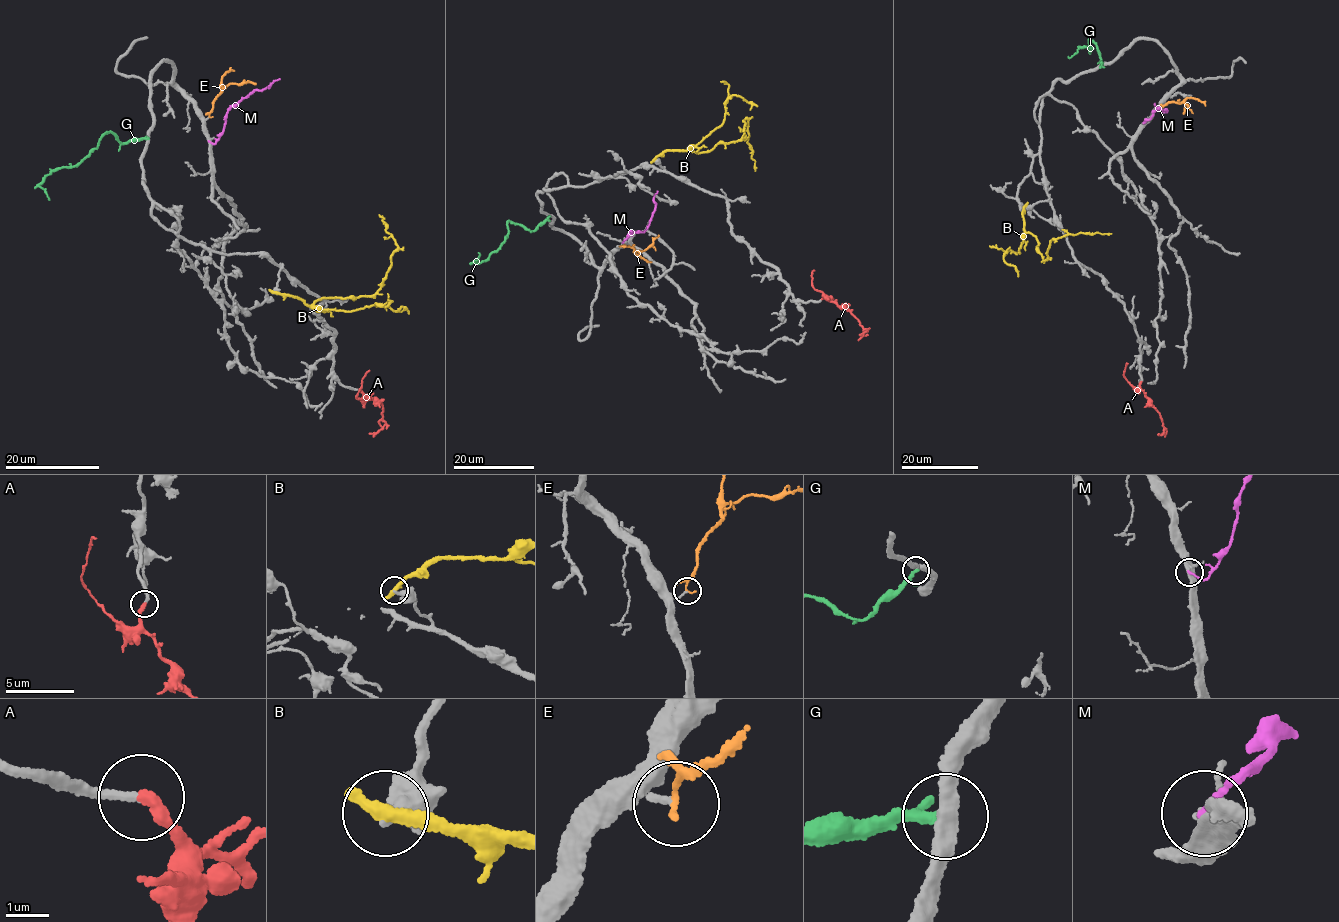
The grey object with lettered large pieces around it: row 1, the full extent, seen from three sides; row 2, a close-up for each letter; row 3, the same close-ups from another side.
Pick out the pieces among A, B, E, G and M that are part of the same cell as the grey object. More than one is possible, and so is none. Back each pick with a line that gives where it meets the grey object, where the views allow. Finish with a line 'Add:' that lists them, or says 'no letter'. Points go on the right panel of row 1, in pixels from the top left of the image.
A: (1141, 382)
Add: A

